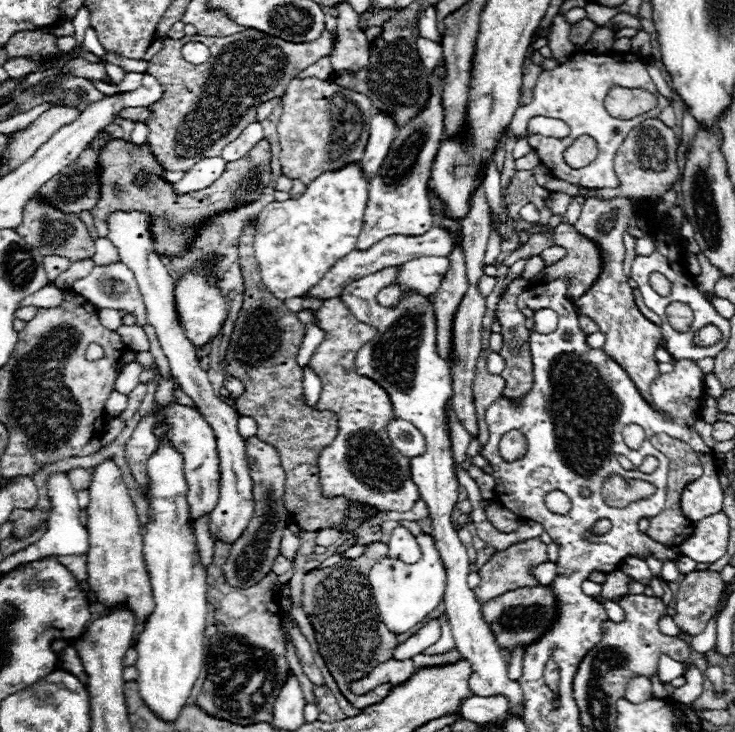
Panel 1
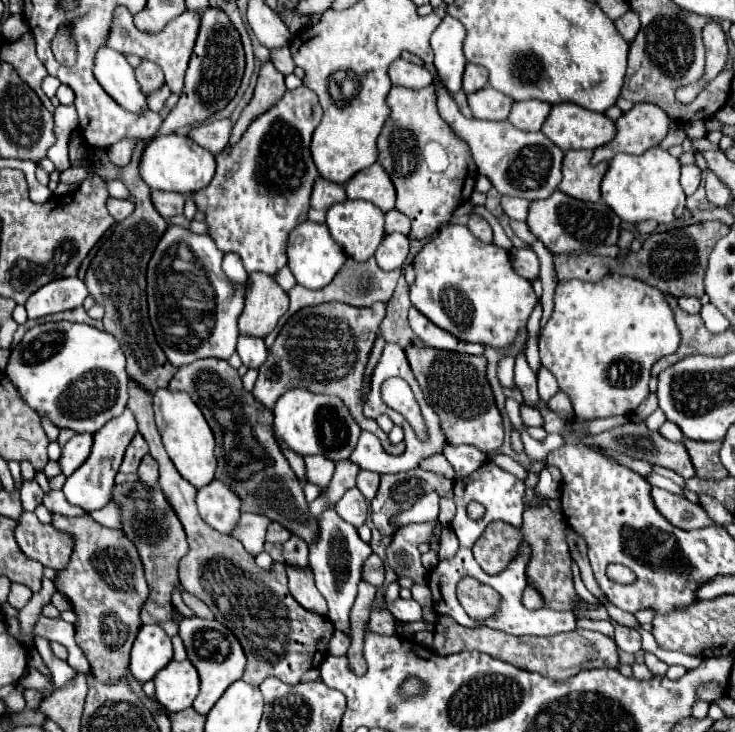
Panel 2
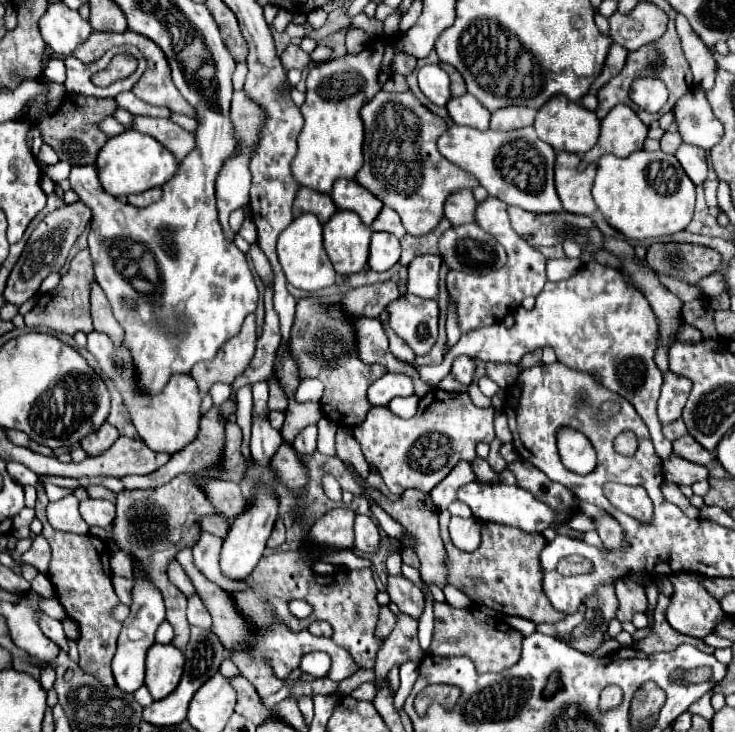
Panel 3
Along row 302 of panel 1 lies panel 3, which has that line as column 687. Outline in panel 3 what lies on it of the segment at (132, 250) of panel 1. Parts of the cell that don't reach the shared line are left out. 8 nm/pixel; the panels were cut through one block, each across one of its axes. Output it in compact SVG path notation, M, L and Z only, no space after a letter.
M682 144L676 152L678 162L682 164L684 172L688 174L688 178L700 186L706 182L706 174L708 174L708 158L706 152L698 146L690 146L690 144Z

